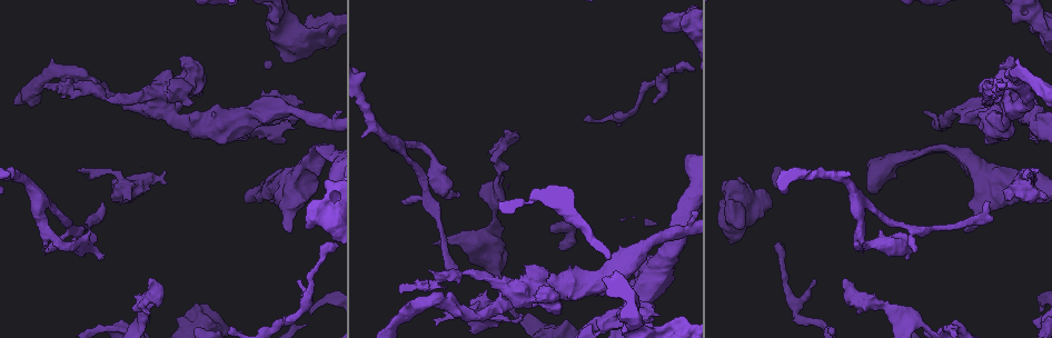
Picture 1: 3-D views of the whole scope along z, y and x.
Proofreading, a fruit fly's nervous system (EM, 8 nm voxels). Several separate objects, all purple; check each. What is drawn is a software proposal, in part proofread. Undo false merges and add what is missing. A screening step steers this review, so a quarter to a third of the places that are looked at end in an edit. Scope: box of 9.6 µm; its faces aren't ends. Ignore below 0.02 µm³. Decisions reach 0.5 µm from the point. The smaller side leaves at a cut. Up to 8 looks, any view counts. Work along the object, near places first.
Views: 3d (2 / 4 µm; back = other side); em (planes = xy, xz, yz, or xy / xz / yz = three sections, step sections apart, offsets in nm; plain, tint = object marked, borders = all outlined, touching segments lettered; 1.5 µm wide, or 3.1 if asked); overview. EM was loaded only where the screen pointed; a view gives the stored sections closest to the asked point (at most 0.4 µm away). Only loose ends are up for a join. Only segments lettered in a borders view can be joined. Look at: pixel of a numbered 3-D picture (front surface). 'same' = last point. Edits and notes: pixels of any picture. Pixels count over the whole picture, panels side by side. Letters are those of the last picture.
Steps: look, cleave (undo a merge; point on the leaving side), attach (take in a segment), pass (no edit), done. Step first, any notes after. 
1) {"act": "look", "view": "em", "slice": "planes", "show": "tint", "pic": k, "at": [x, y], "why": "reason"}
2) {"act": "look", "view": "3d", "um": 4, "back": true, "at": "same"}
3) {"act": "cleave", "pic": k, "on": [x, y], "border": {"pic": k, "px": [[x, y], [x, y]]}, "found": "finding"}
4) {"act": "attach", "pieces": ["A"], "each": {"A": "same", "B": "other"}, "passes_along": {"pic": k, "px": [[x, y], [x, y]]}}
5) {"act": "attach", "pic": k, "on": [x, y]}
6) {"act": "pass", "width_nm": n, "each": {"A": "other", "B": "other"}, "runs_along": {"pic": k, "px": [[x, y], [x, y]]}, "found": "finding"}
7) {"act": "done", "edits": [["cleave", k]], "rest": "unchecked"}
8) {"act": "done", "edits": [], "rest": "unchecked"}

{"act": "look", "view": "3d", "um": 2, "pic": 1, "at": [454, 191], "why": "branch stops here"}

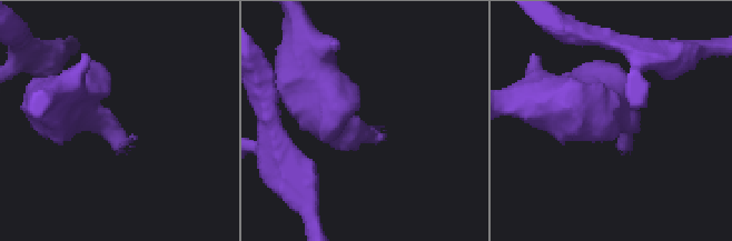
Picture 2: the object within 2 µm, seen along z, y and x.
{"act": "look", "view": "em", "slice": "planes", "show": "borders", "pic": 2, "at": [618, 150], "why": "now the EM"}

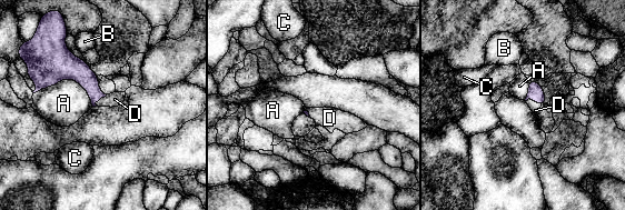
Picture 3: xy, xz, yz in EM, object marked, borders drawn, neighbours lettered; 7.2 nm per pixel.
{"act": "attach", "pieces": ["D"], "each": {"A": "other", "B": "other", "C": "other", "D": "same"}, "passes_along": {"pic": 3, "px": [[535, 92], [534, 100], [534, 106]]}, "found": "it goes on there"}

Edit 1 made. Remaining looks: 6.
{"act": "look", "view": "em", "slice": "planes", "show": "tint", "pic": 1, "at": [500, 145], "why": "sharp bend"}

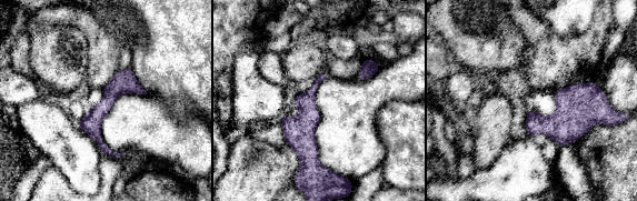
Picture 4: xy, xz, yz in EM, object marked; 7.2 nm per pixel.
{"act": "look", "view": "em", "slice": "planes", "show": "borders", "at": "same"}

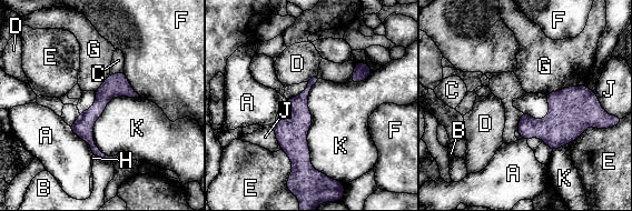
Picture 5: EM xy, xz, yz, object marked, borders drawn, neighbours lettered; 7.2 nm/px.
{"act": "pass", "width_nm": 80, "each": {"A": "other", "B": "other", "C": "other", "D": "other", "E": "other", "F": "other", "G": "other", "H": "other", "J": "other", "K": "other"}, "found": "all the same cell"}

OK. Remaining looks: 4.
{"act": "look", "view": "em", "slice": "planes", "show": "borders", "pic": 1, "at": [230, 330], "why": "tapers out"}

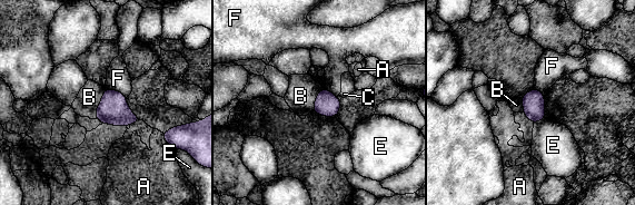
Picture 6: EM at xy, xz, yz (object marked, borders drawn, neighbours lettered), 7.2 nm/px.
{"act": "pass", "longest_contact_nm": ["B", 220], "each": {"A": "other", "B": "other", "C": "other", "E": "other", "F": "other"}, "border": {"pic": 6, "px": [[105, 89], [96, 111], [96, 118]]}, "found": "none of them fits"}

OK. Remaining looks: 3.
{"act": "done", "edits": [["attach", 3]], "rest": "unchecked"}

